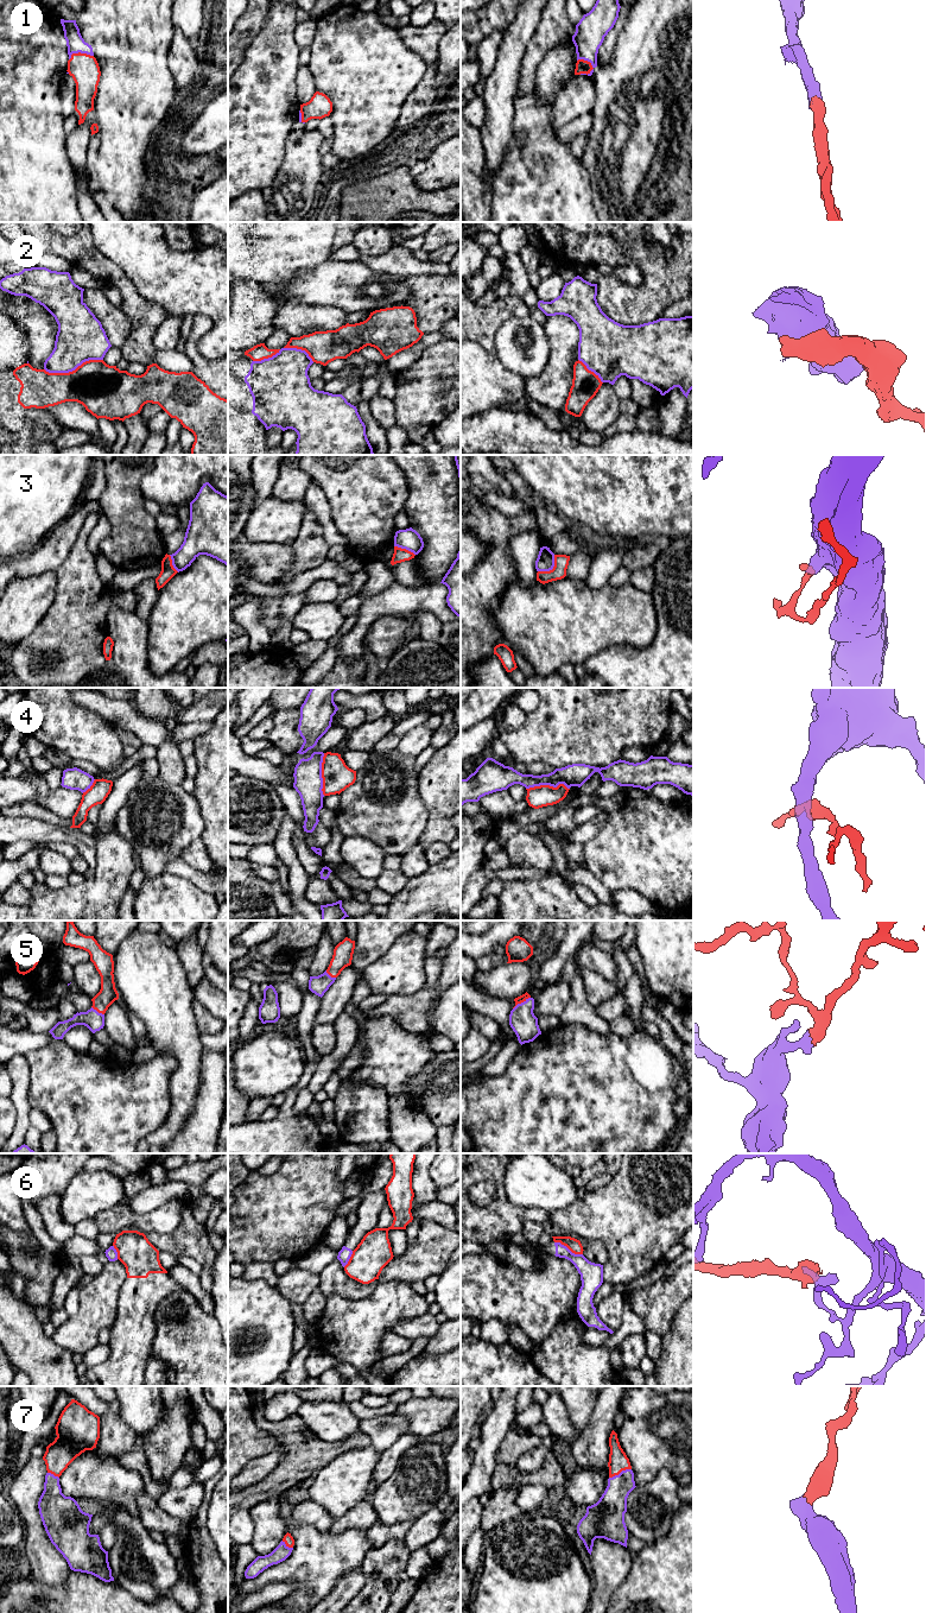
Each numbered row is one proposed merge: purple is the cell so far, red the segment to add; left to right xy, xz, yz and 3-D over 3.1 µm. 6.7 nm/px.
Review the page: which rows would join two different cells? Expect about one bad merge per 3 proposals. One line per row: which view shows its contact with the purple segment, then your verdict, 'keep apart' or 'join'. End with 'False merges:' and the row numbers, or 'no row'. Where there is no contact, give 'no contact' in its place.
1: contact in yz; join
2: contact in xy; keep apart
3: contact in yz; keep apart
4: contact in yz; keep apart
5: contact in yz; join
6: contact in yz; keep apart
7: contact in yz; join
False merges: 2, 3, 4, 6

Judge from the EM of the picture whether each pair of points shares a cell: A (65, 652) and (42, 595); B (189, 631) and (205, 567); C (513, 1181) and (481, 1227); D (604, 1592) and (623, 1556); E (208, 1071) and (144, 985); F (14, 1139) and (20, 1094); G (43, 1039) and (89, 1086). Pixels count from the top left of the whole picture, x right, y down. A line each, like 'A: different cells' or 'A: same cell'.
A: different cells
B: same cell
C: different cells
D: same cell
E: different cells
F: same cell
G: different cells

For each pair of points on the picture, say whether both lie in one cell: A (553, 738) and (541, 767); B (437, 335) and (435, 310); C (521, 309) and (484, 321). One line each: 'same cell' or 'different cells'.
A: different cells
B: different cells
C: same cell

